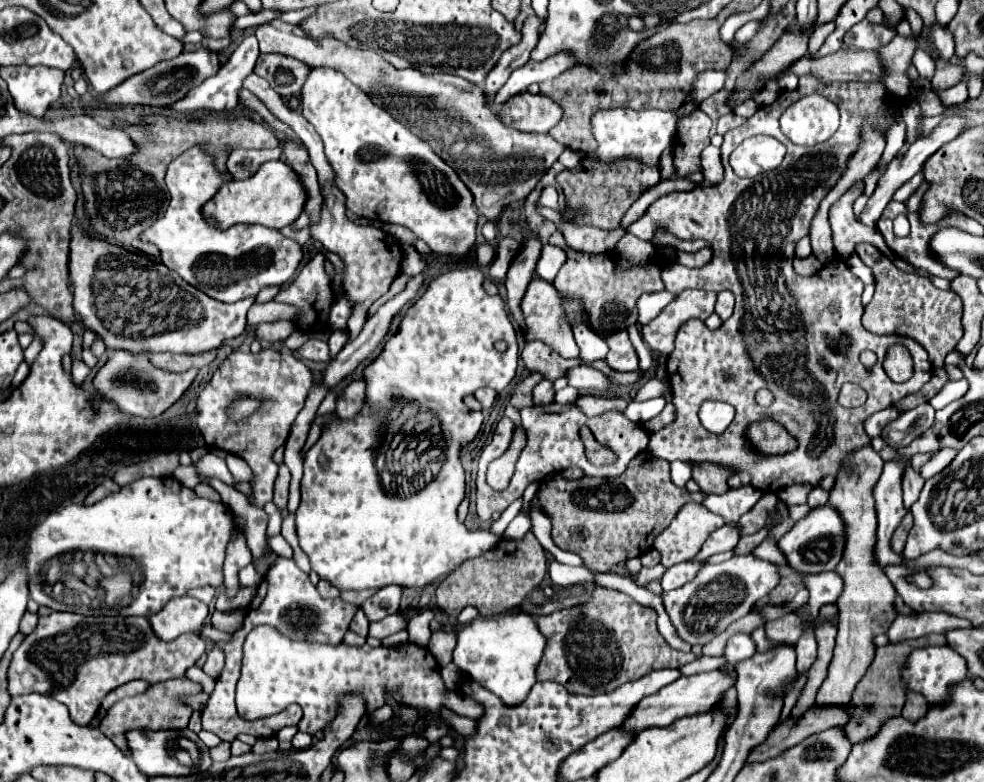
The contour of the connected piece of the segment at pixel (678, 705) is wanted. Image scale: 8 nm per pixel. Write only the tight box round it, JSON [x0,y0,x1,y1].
[622,669,736,731]

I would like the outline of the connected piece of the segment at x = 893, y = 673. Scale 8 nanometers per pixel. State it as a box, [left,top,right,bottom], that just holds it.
[842,635,946,745]

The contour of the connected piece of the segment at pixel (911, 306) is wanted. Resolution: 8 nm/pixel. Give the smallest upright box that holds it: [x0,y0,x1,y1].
[856,243,962,367]

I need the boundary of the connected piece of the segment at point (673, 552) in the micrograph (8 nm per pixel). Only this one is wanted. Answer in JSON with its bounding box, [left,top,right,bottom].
[654,502,724,569]

